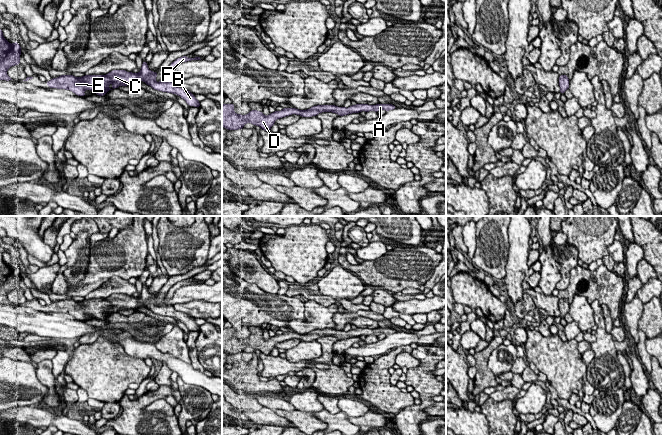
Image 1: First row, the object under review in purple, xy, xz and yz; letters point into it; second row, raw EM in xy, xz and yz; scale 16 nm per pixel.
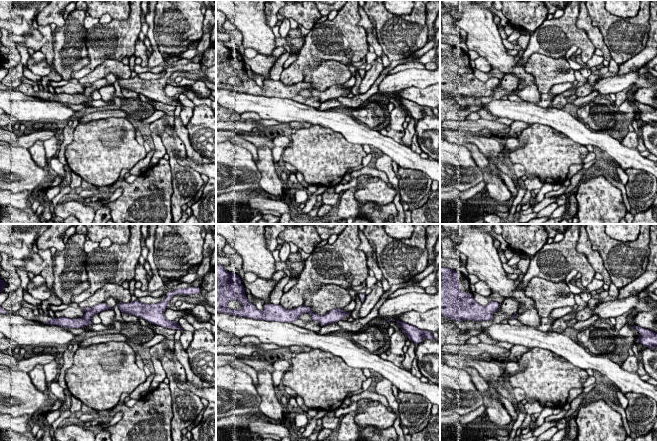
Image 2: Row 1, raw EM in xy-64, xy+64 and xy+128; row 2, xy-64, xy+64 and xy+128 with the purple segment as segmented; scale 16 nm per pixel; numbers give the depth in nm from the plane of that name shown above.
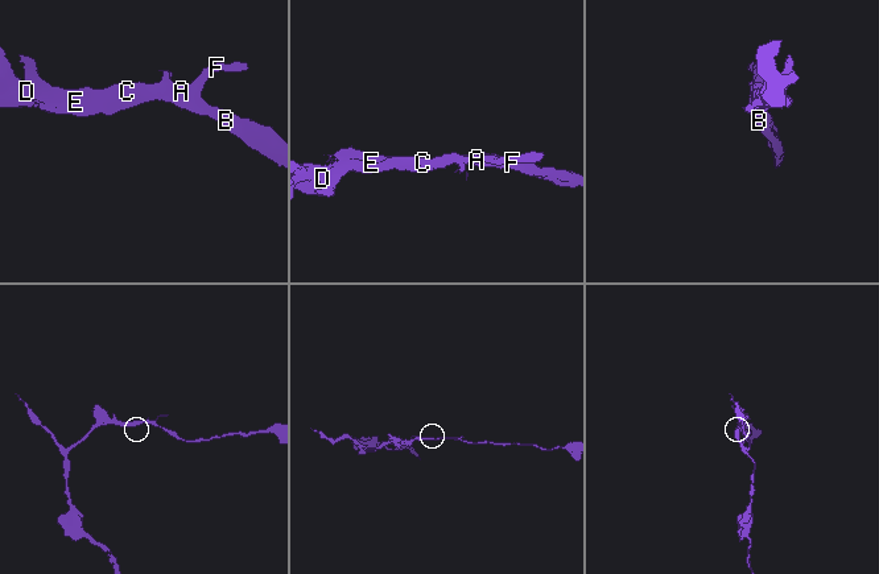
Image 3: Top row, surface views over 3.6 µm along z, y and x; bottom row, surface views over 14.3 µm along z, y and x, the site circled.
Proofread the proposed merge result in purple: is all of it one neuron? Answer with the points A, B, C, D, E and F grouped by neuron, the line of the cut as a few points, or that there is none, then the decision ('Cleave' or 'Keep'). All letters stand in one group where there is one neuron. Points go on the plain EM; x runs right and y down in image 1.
Groups: A B C D E F. No split. Keep

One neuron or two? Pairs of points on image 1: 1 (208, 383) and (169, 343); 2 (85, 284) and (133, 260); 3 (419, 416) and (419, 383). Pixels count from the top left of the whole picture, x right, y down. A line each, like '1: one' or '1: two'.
1: two
2: one
3: one

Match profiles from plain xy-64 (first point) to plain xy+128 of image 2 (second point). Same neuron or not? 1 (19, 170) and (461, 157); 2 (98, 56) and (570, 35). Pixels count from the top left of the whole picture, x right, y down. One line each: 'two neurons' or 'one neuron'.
1: one neuron
2: one neuron

